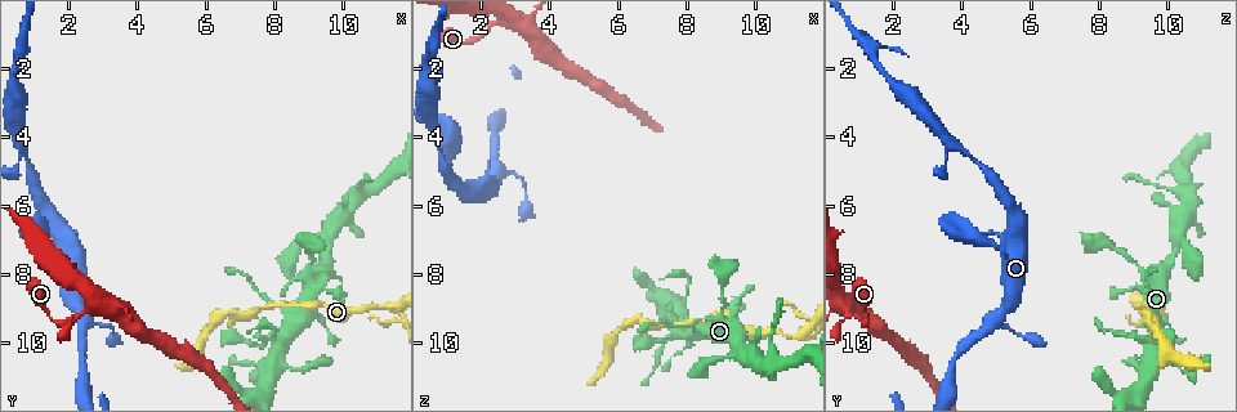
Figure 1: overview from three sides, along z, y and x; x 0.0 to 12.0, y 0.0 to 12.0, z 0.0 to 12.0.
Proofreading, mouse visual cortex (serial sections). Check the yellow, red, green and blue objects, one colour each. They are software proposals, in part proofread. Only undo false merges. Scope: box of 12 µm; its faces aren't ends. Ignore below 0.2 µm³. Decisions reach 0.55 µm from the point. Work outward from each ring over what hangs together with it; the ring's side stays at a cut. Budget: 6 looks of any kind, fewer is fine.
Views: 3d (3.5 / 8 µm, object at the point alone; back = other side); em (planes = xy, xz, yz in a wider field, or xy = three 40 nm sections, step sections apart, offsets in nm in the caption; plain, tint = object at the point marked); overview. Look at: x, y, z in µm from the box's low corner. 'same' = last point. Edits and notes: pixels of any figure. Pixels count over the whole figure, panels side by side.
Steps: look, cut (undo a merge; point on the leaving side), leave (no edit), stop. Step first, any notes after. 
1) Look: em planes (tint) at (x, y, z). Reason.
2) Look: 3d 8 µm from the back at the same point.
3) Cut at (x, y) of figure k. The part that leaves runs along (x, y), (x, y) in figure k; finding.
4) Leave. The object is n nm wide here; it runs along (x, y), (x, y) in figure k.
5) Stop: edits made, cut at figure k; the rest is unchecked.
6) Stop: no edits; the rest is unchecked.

Look: 3d 3.5 µm at (9.4, 7.2, 10.2). Sharp bend.

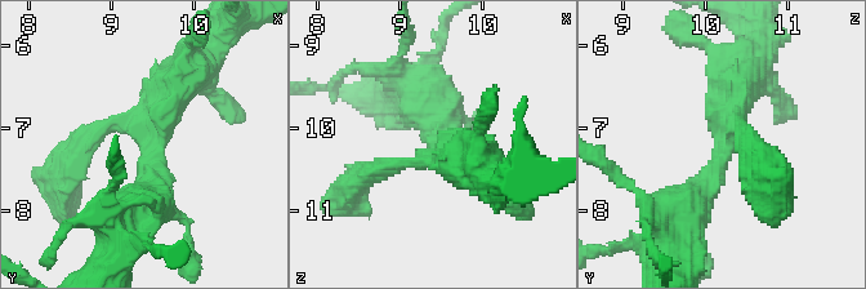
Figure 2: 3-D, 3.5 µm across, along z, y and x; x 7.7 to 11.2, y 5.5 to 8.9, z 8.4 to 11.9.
Look: em planes (tint) at (9.45, 7.15, 10.30). Need the tissue.

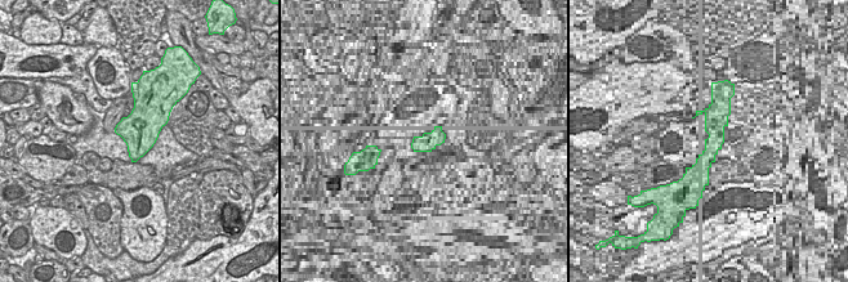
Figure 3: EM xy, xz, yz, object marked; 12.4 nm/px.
Leave. It runs along (130, 209), (190, 71) in figure 2; continuous, no second cell.

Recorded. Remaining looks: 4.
Look: 3d 3.5 µm at (11.4, 8.9, 9.8).

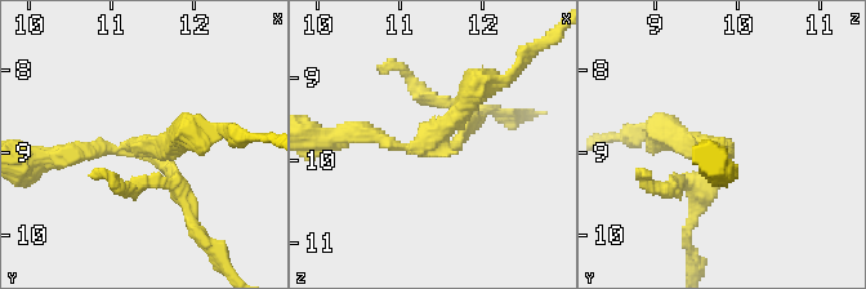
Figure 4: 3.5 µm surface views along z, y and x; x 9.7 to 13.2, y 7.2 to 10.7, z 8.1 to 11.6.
Look: em xy step 3 (tint) at (11.35, 8.85, 9.80). 3 arms meet here; the arms are 200, 250, 250 nm wide.

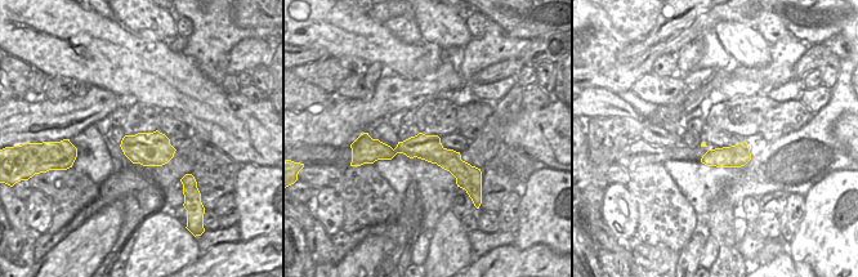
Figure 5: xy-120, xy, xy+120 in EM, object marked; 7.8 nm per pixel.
Cut at (148, 181) of figure 4. Two cells meet here.

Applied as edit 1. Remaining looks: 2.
Look: 3d 3.5 µm from the back at (2.2, 9.2, 0.9). Narrows sharply.

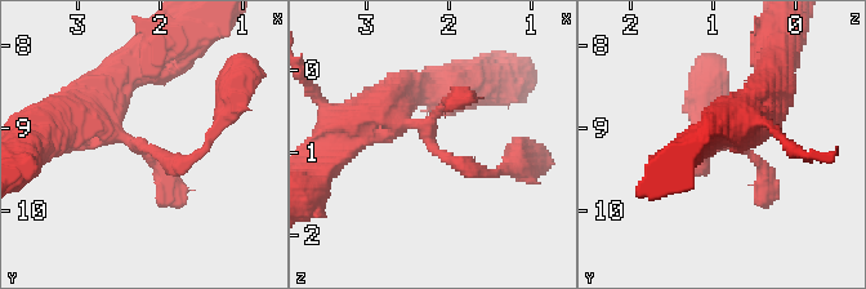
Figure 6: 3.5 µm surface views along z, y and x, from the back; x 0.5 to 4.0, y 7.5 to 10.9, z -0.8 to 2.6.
Look: em planes (tint) at (2.15, 9.25, 0.95).

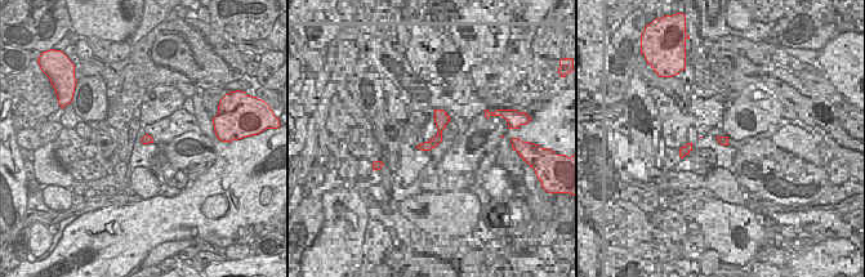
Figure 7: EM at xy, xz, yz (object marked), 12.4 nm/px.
Leave. It runs along (501, 170), (469, 170), (418, 124), (379, 111) in figure 6; all the same cell.

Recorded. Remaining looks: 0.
Stop: edits made, cut at figure 4; the rest is unchecked.

